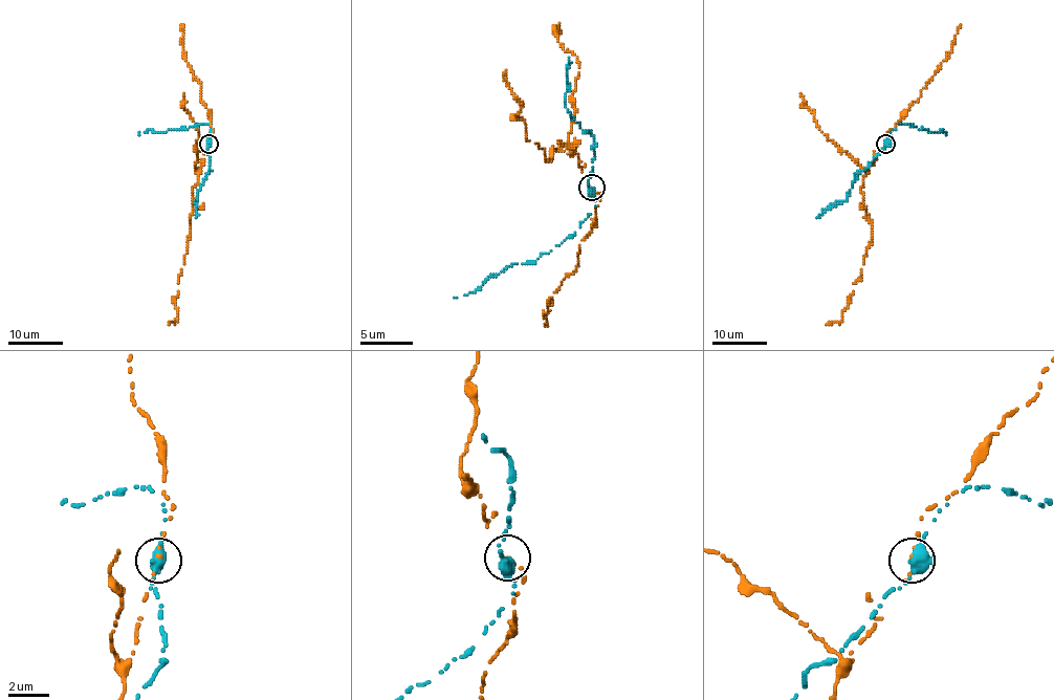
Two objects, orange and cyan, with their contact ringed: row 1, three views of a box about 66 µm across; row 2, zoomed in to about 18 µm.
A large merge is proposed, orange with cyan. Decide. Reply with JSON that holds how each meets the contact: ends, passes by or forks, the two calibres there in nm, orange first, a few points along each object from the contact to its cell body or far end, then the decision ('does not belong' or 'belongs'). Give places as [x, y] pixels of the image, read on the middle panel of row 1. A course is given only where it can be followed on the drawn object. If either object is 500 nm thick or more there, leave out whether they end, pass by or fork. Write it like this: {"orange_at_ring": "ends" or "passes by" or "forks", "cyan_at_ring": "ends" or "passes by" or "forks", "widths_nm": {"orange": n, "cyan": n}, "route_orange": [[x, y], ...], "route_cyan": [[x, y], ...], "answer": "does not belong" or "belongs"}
{"orange_at_ring": "passes by", "cyan_at_ring": "passes by", "widths_nm": {"orange": 100, "cyan": 480}, "route_orange": [[591, 188], [572, 146], [561, 140], [545, 161], [542, 149], [529, 140], [515, 114], [523, 104], [506, 70]], "route_cyan": [[591, 188], [595, 200], [588, 216], [548, 253], [490, 274], [478, 289], [454, 298]], "answer": "does not belong"}

